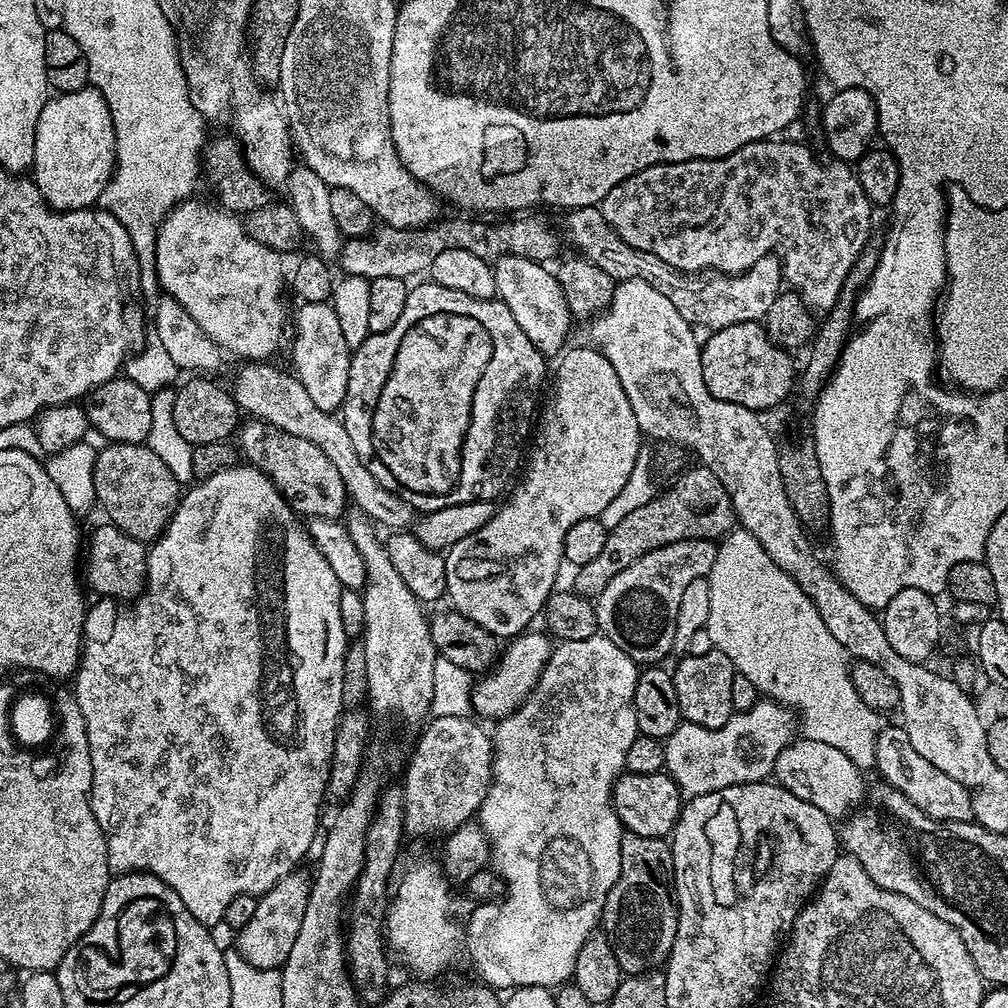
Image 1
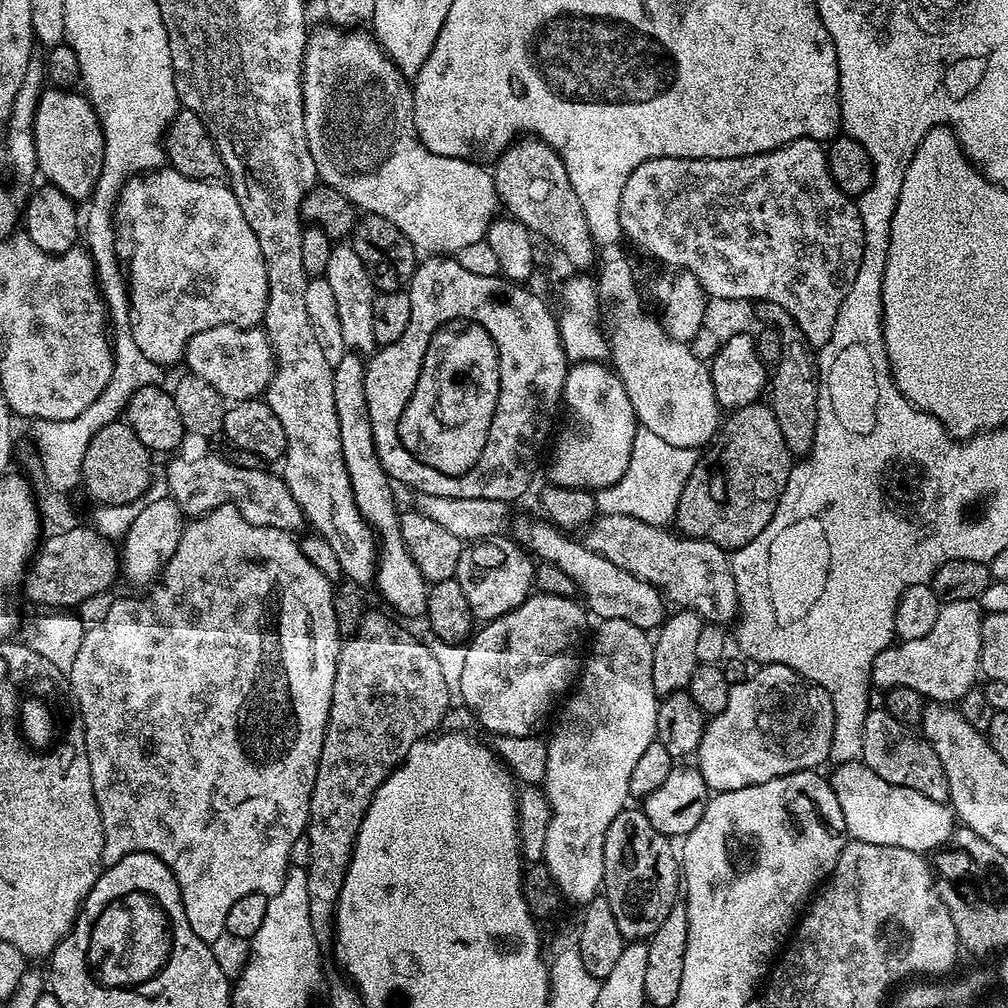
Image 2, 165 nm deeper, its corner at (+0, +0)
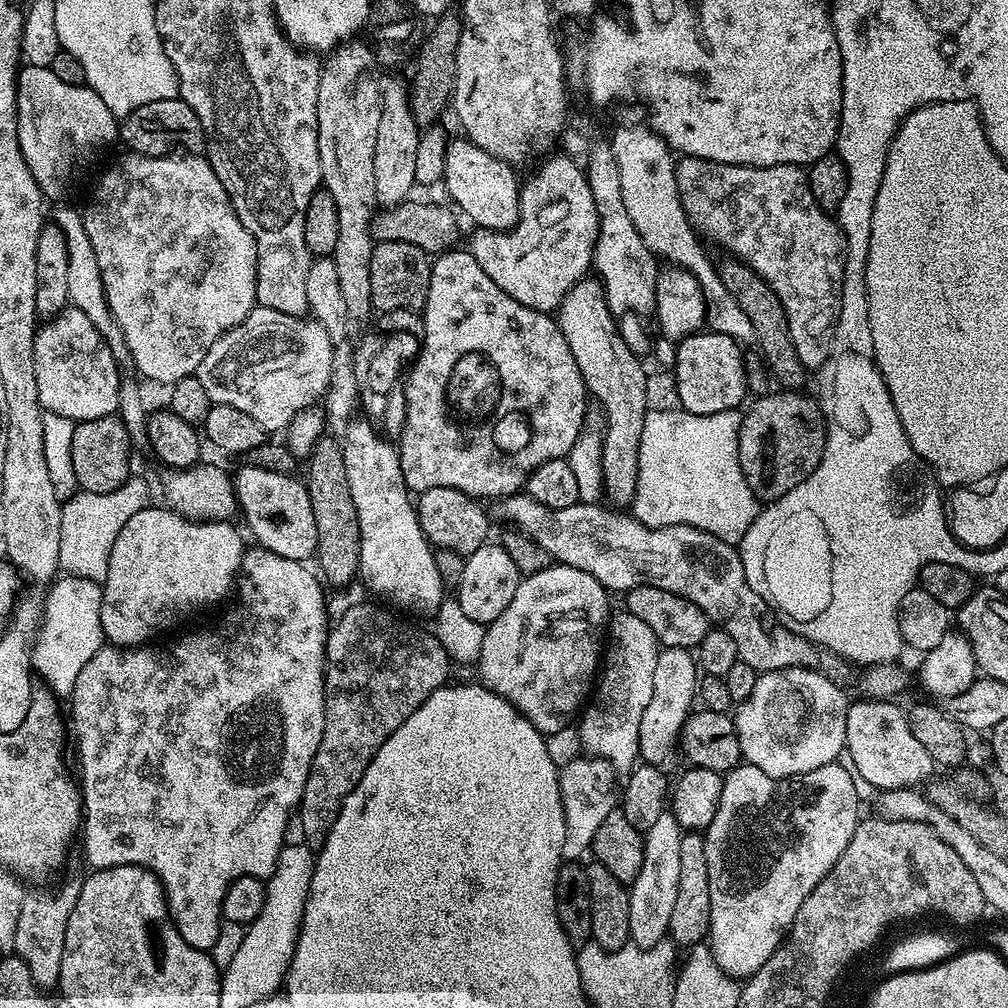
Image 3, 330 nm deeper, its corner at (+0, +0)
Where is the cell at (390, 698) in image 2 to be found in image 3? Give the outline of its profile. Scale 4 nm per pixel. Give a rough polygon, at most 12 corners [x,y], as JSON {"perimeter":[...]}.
{"perimeter":[[379,603],[335,617],[298,805],[319,849],[450,657]]}

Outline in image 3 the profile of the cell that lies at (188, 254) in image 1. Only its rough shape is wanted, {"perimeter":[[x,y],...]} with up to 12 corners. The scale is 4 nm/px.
{"perimeter":[[124,154],[82,208],[131,363],[171,386],[256,303],[200,154]]}

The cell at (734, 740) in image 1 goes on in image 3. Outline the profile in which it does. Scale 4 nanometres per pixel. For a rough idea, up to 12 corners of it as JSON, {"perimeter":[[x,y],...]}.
{"perimeter":[[816,669],[761,673],[733,715],[775,780],[833,763],[850,698]]}

